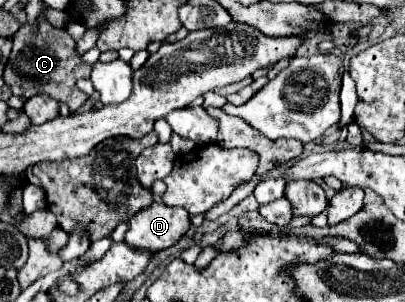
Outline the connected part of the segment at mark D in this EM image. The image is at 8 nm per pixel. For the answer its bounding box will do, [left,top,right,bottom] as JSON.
[126,202,190,252]

